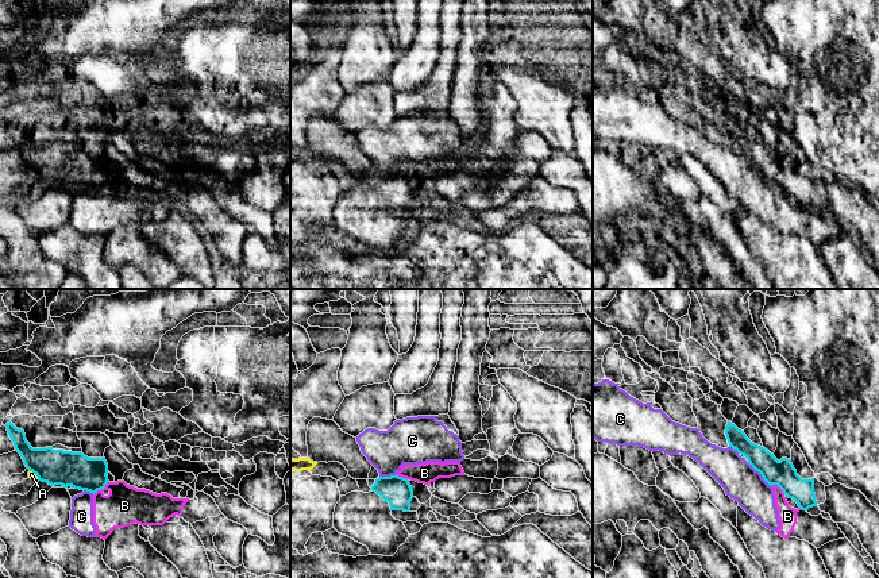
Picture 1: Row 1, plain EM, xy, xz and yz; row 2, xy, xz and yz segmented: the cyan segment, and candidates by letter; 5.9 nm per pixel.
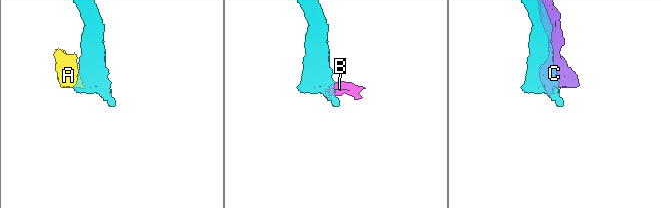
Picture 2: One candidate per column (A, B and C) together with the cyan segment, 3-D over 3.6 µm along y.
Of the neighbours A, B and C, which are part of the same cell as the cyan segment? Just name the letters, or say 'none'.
none

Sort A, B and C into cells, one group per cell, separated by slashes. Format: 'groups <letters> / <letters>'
groups A / B C

